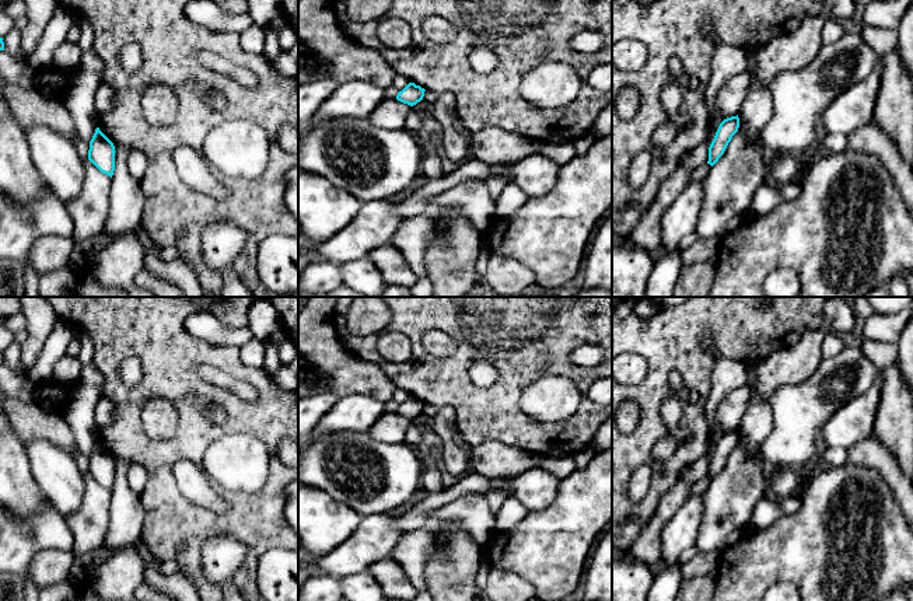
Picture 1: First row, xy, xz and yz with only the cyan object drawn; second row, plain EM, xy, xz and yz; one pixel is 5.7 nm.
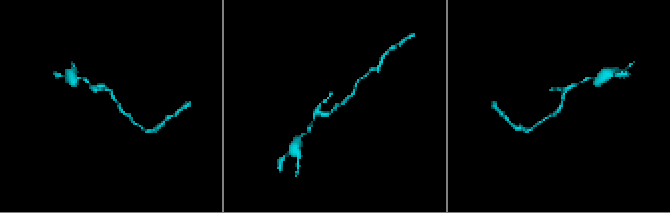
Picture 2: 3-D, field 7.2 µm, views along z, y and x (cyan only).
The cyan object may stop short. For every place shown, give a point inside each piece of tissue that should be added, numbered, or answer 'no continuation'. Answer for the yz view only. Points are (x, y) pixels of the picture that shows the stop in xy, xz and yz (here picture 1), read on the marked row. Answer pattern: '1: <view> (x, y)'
no continuation

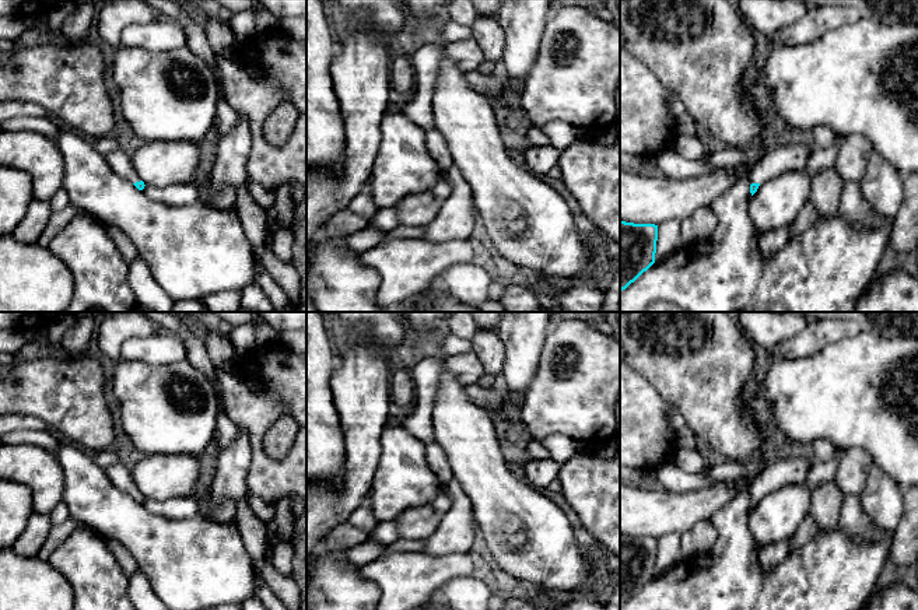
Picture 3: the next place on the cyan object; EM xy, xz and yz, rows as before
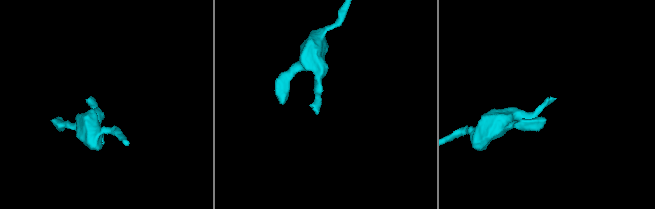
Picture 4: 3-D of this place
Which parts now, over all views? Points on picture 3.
1: xy (121, 161)

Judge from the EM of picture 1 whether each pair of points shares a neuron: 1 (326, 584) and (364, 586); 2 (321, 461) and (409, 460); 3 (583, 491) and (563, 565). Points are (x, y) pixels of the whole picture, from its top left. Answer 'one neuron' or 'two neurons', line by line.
1: one neuron
2: one neuron
3: one neuron

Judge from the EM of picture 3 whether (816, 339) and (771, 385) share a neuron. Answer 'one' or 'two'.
two

